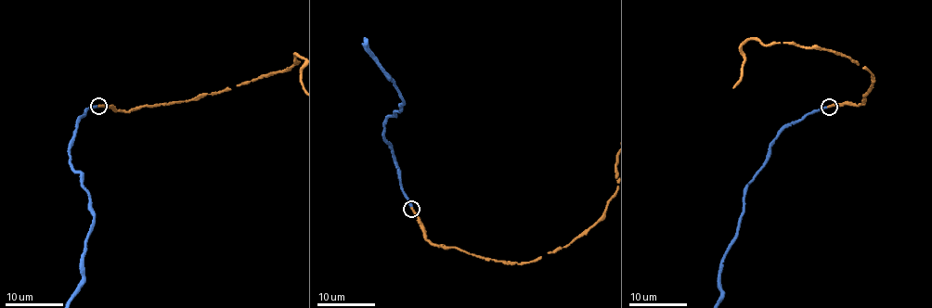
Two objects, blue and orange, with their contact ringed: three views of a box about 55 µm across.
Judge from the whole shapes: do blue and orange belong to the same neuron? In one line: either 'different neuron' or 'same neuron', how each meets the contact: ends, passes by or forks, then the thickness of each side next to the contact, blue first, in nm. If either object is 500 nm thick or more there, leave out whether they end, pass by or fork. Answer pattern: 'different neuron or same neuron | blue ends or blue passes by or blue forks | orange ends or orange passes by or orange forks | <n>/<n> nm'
same neuron | blue ends | orange ends | 200/260 nm

